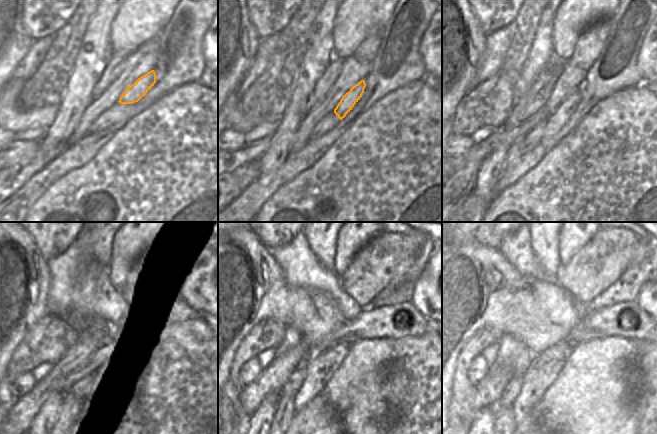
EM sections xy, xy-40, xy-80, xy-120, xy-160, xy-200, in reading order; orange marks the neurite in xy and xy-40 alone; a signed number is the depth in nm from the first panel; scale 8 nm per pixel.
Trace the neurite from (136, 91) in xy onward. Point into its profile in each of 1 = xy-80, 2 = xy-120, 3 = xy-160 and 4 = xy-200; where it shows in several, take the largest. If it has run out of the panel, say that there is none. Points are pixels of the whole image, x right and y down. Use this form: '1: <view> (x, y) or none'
1: xy-80 (559, 117)
2: xy-120 (107, 355)
3: xy-160 (319, 368)
4: xy-200 (544, 368)

